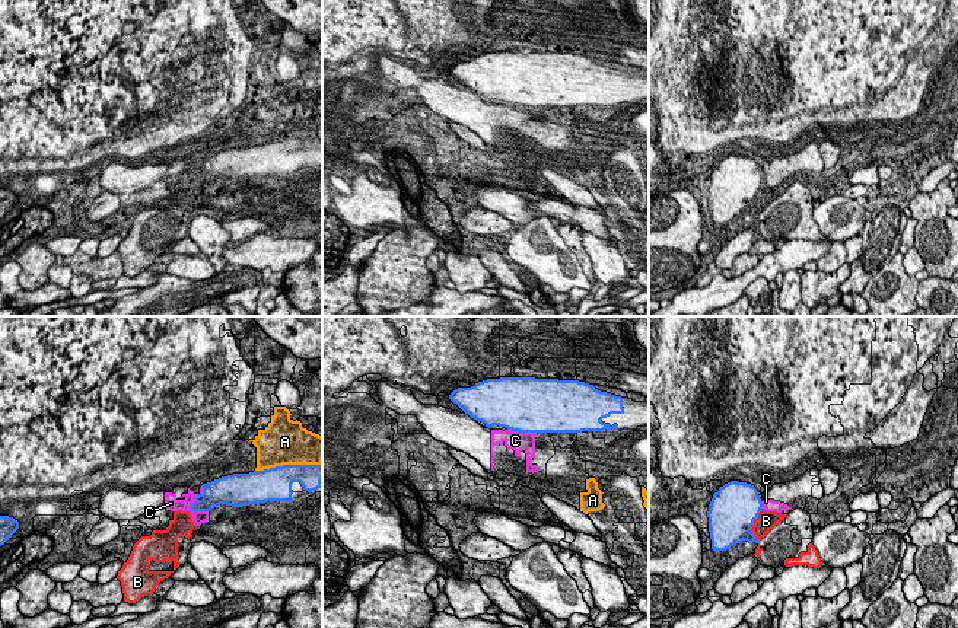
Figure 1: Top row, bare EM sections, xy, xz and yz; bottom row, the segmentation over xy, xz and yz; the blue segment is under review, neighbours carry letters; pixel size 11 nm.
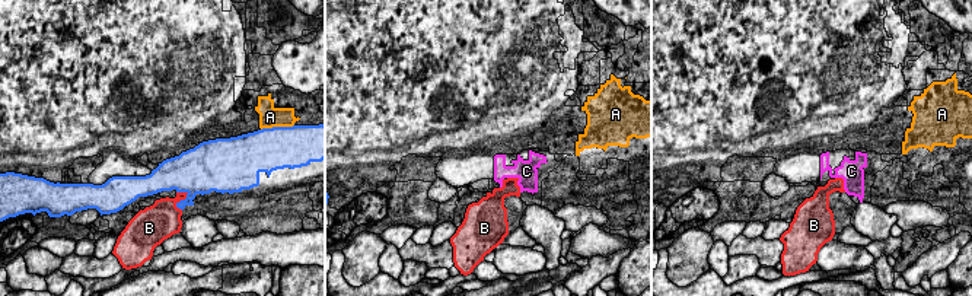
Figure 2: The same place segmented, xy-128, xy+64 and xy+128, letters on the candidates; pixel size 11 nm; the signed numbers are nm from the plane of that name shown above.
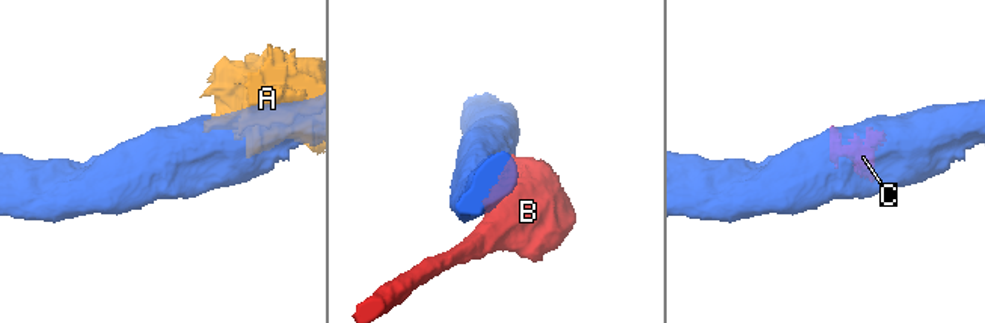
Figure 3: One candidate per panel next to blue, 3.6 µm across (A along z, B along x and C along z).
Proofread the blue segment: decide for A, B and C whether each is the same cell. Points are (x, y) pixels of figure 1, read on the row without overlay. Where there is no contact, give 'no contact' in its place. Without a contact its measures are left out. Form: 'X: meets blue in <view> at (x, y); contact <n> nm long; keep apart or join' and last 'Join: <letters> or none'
A: meets blue in xy at (287, 139); contact 750 nm long; keep apart
B: meets blue in yz at (753, 198); contact 380 nm long; keep apart
C: meets blue in xy at (193, 184); contact 240 nm long; keep apart
Join: none

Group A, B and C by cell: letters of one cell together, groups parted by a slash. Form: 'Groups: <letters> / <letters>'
Groups: A C / B

